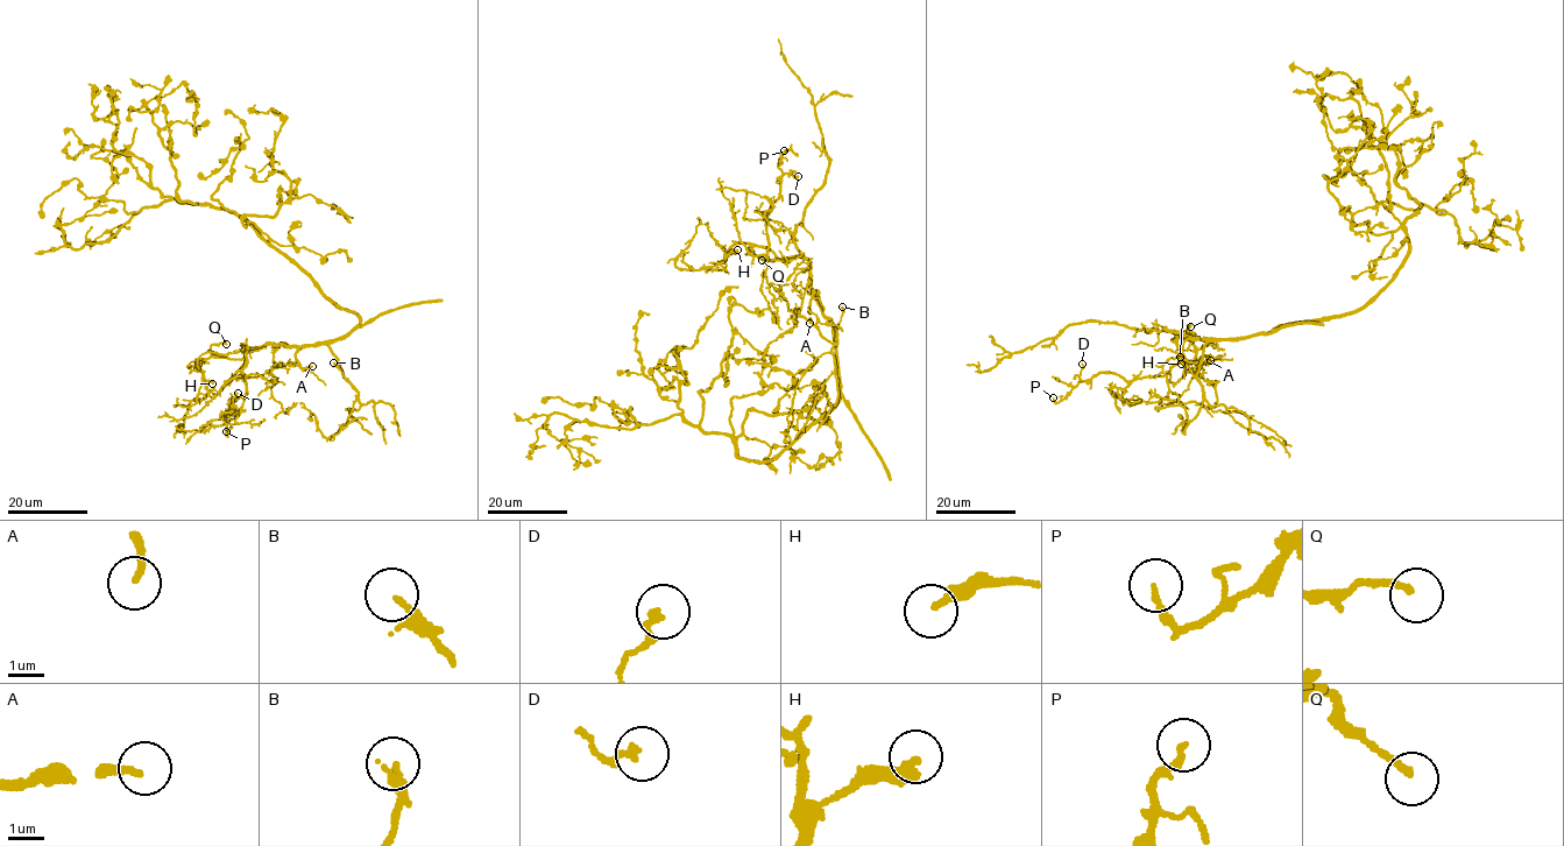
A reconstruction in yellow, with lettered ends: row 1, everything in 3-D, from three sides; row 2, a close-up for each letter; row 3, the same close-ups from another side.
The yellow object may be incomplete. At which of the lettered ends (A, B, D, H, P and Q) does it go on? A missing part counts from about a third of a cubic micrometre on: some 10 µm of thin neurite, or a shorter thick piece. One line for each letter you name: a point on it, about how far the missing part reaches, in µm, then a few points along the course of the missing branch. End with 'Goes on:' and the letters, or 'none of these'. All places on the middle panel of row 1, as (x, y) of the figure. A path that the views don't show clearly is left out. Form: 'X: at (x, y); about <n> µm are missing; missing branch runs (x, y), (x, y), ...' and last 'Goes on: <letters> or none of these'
A: at (809, 323); about 35 µm are missing
Goes on: A

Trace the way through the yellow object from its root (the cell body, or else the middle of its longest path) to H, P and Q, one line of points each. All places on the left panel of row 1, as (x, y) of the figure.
H: (335, 302), (358, 317), (346, 335), (253, 346), (241, 359), (199, 359), (212, 383)
P: (335, 302), (358, 317), (346, 335), (248, 350), (240, 369), (247, 394), (228, 401), (226, 431)
Q: (335, 302), (359, 321), (344, 336), (304, 346), (253, 346), (241, 359), (210, 350), (226, 344)

